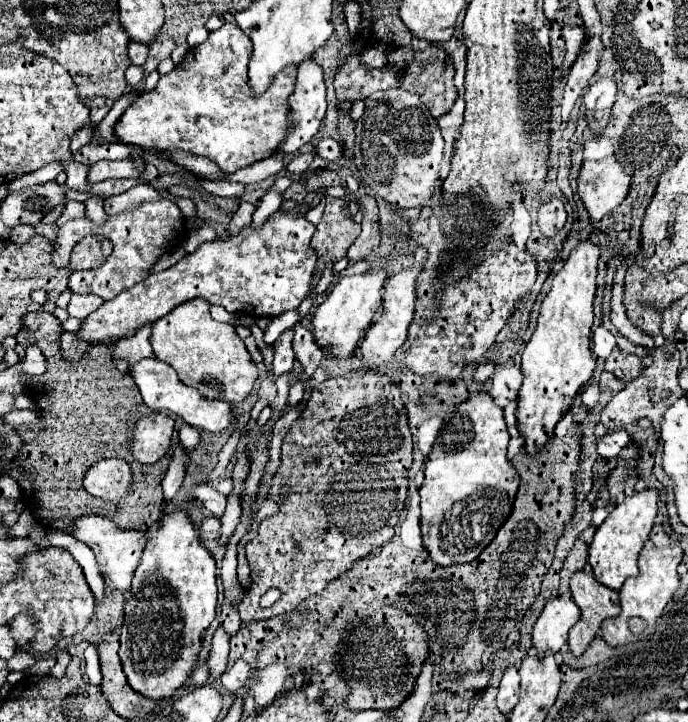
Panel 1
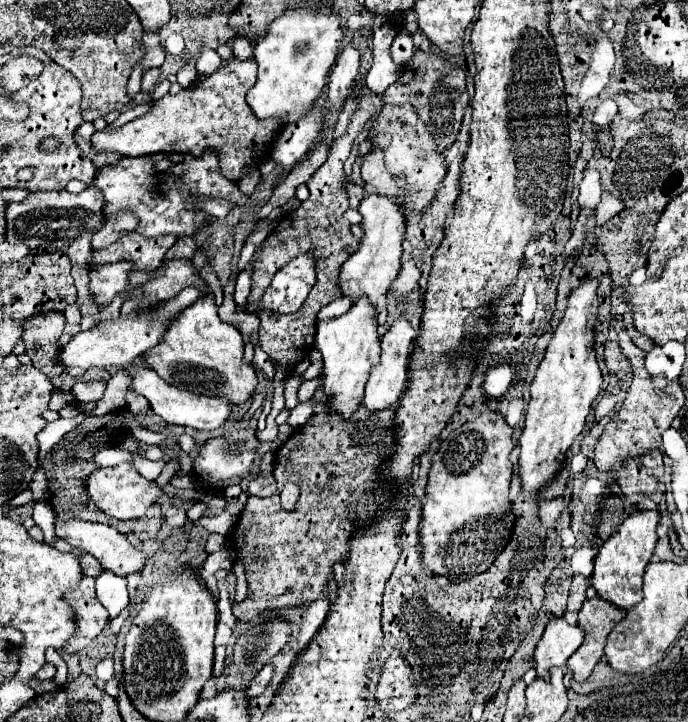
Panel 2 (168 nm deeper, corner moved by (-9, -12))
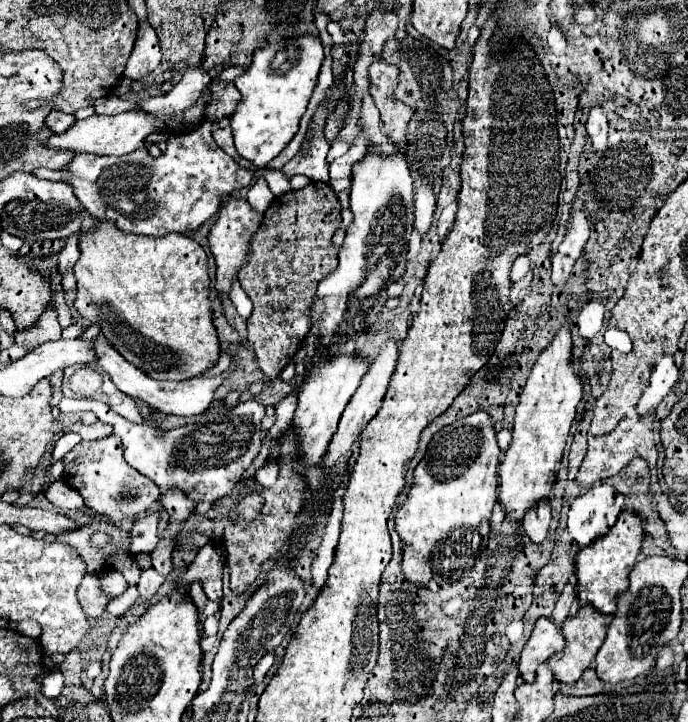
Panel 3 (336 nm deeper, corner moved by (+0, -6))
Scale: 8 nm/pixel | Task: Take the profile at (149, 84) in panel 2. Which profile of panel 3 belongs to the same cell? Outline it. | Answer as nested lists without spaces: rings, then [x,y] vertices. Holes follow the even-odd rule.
[[[139,20],[137,40],[131,58],[125,66],[125,76],[131,80],[141,80],[149,72],[153,72],[159,66],[159,62],[161,62],[161,50],[159,50],[157,34],[147,20]]]

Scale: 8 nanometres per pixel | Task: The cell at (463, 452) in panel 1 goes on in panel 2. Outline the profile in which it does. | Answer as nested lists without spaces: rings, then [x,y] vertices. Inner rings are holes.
[[[482,412],[476,420],[466,422],[464,426],[454,430],[440,444],[440,450],[432,458],[420,526],[420,538],[424,546],[422,560],[434,574],[442,574],[450,582],[470,580],[472,576],[486,572],[510,540],[514,528],[514,512],[508,498],[512,478],[510,452],[514,448],[512,432],[514,430],[504,422],[498,412]]]

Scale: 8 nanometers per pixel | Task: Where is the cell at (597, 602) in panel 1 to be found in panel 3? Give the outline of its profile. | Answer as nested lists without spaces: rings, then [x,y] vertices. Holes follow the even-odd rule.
[[[583,606],[579,608],[579,612],[575,616],[569,616],[565,622],[563,622],[563,636],[565,636],[565,648],[563,652],[559,654],[553,654],[547,664],[549,668],[553,670],[553,676],[557,682],[563,682],[563,684],[575,684],[581,674],[591,666],[591,662],[595,660],[595,654],[597,650],[601,648],[603,640],[605,640],[605,632],[607,632],[607,626],[611,622],[611,616],[603,616],[601,612],[593,610],[591,606]]]

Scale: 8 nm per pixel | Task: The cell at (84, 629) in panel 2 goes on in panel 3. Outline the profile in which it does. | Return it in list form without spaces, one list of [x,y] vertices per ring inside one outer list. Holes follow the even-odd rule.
[[[87,574],[87,578],[83,578],[79,590],[77,590],[77,598],[81,602],[81,608],[85,610],[85,614],[89,618],[99,618],[105,612],[105,606],[115,598],[109,596],[101,590],[101,582],[97,576]]]

